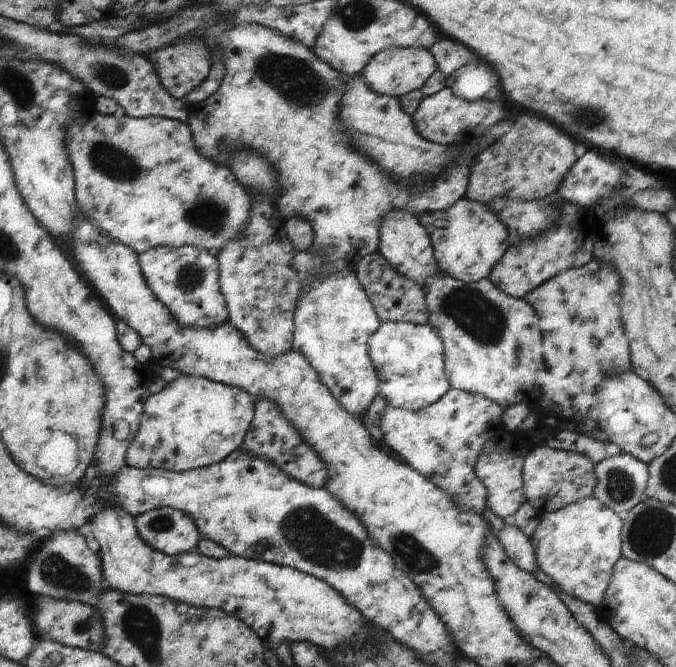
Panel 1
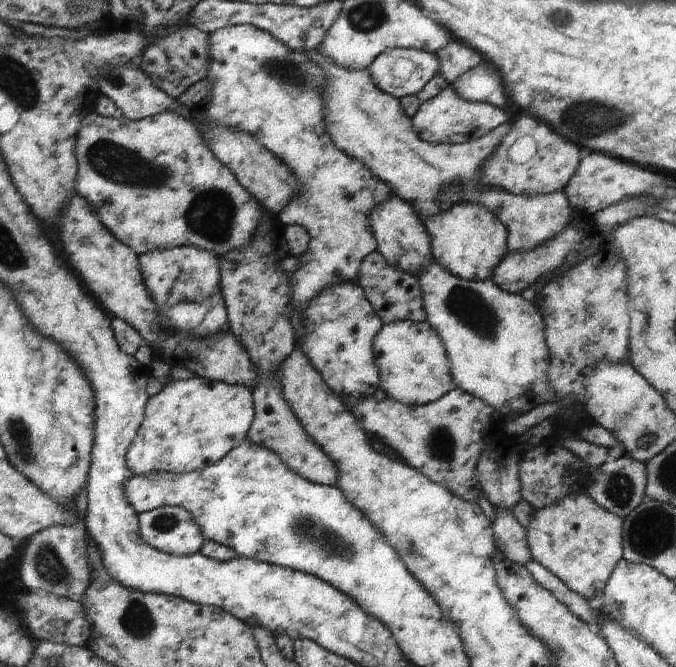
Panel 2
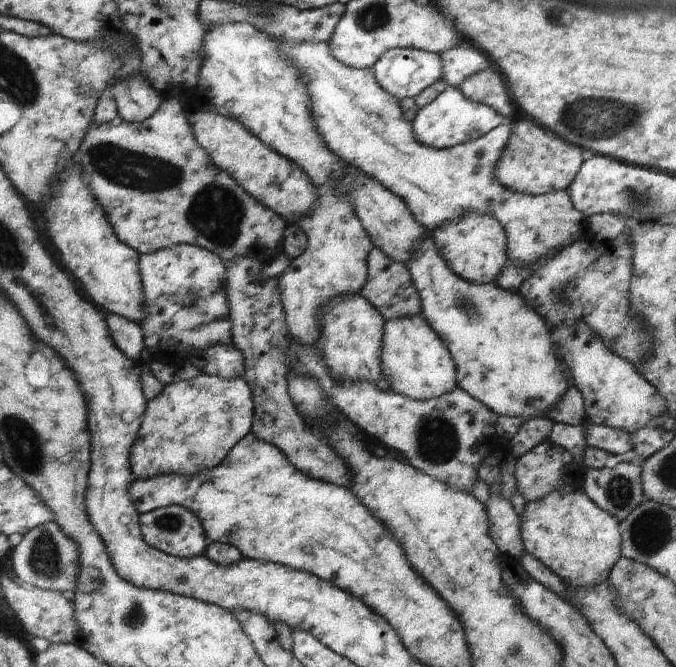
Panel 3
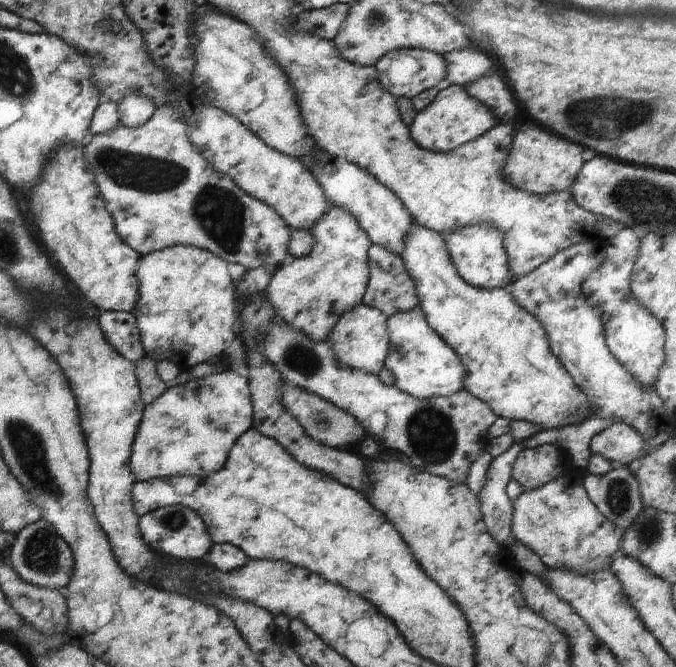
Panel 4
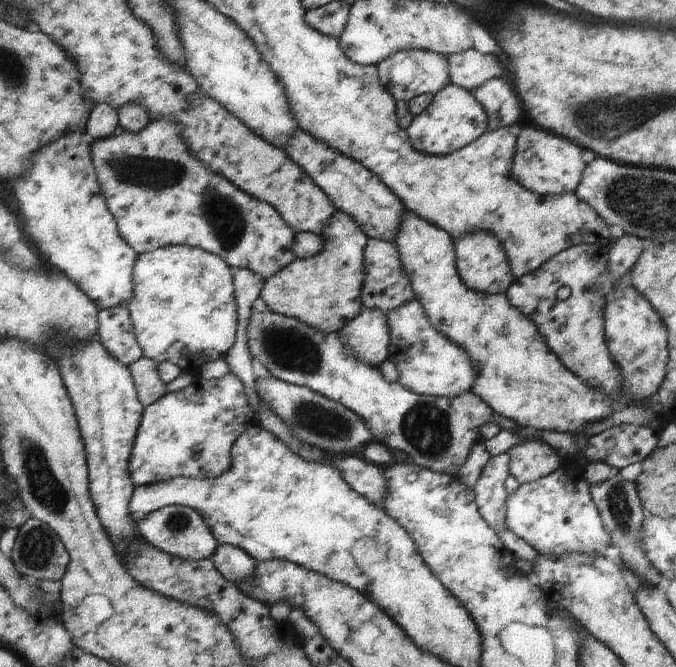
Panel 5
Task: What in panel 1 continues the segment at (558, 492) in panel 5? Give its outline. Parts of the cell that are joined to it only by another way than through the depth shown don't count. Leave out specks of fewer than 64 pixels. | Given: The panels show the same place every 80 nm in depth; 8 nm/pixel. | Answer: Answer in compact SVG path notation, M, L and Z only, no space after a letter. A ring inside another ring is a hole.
M591 496L550 513L539 513L537 519L539 523L529 540L534 548L538 570L545 573L563 593L595 608L606 592L615 561L621 557L621 515L615 514Z

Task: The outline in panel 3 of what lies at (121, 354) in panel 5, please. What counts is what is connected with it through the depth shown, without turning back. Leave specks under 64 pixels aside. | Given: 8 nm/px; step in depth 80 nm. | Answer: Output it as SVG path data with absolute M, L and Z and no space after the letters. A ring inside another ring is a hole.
M107 313L106 317L104 321L115 346L127 358L131 360L143 360L144 344L140 326L113 313Z

